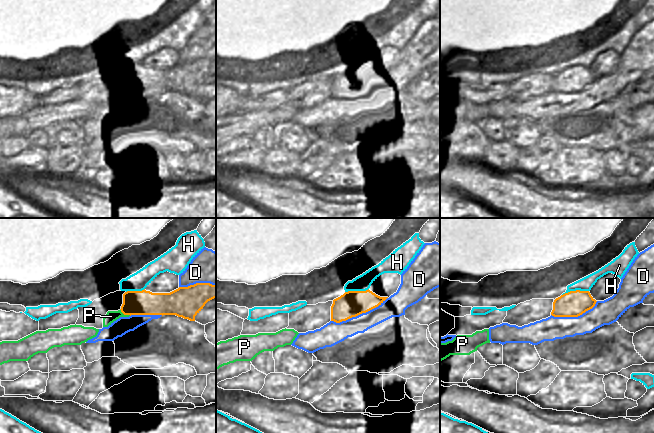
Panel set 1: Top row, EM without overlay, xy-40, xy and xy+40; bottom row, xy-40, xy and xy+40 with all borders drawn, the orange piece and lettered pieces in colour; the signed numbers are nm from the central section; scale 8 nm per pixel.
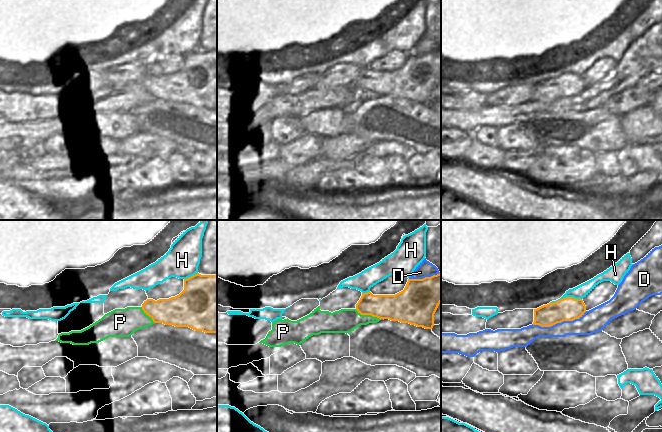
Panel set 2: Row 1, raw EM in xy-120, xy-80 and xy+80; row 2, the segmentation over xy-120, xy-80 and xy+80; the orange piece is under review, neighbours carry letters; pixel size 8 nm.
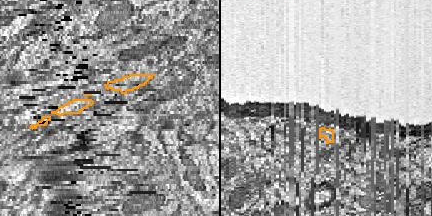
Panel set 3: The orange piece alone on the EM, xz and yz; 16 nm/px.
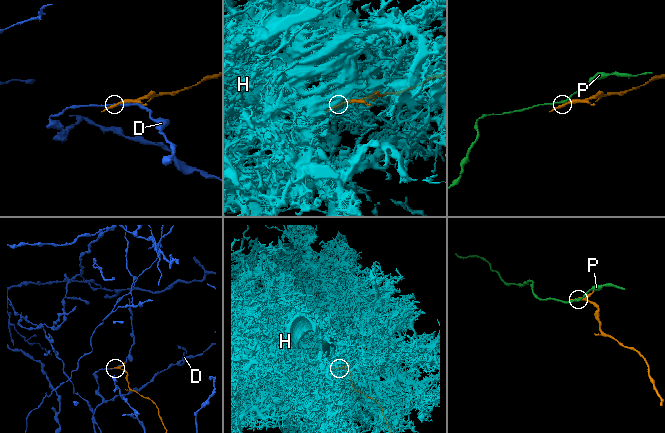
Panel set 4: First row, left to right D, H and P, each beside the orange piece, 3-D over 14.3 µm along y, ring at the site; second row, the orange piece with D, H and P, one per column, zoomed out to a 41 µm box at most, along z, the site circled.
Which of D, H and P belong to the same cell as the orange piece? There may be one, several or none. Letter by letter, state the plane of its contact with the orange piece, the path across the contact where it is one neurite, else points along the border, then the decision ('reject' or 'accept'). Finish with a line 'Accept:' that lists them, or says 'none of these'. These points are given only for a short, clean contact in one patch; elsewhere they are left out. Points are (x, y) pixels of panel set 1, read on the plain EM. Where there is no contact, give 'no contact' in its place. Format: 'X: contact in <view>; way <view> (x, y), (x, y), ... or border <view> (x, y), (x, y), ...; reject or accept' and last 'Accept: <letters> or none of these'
D: contact in xy; reject
H: contact in xy+40; reject
P: contact in xy-40; reject
Accept: none of these

